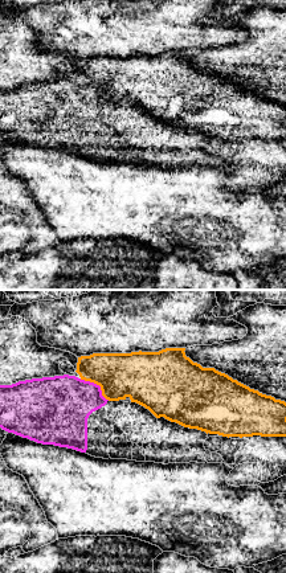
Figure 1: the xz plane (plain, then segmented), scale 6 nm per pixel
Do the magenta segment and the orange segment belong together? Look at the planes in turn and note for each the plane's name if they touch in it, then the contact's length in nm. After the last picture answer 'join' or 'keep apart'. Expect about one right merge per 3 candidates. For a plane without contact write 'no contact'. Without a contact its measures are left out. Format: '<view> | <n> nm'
xz | 220 nm

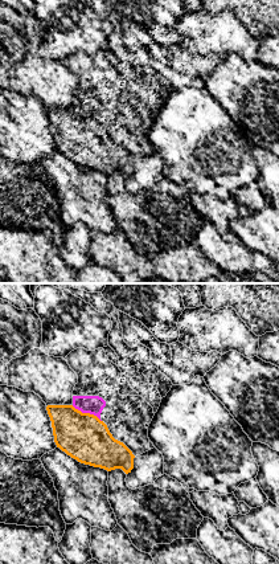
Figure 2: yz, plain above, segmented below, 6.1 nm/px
yz | 200 nm

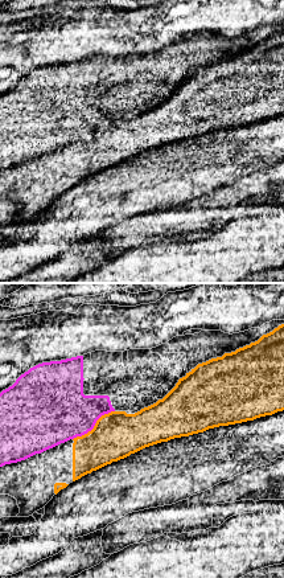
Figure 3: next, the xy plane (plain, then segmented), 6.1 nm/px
xy | 320 nm

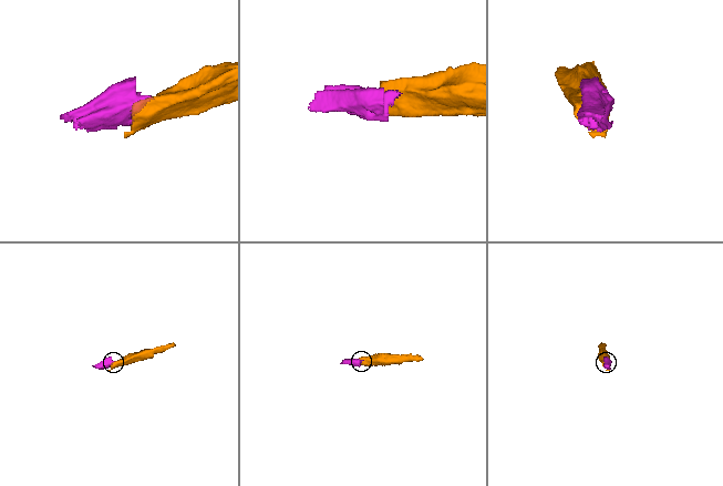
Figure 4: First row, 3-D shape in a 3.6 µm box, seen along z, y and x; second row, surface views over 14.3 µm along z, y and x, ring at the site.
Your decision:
keep apart

